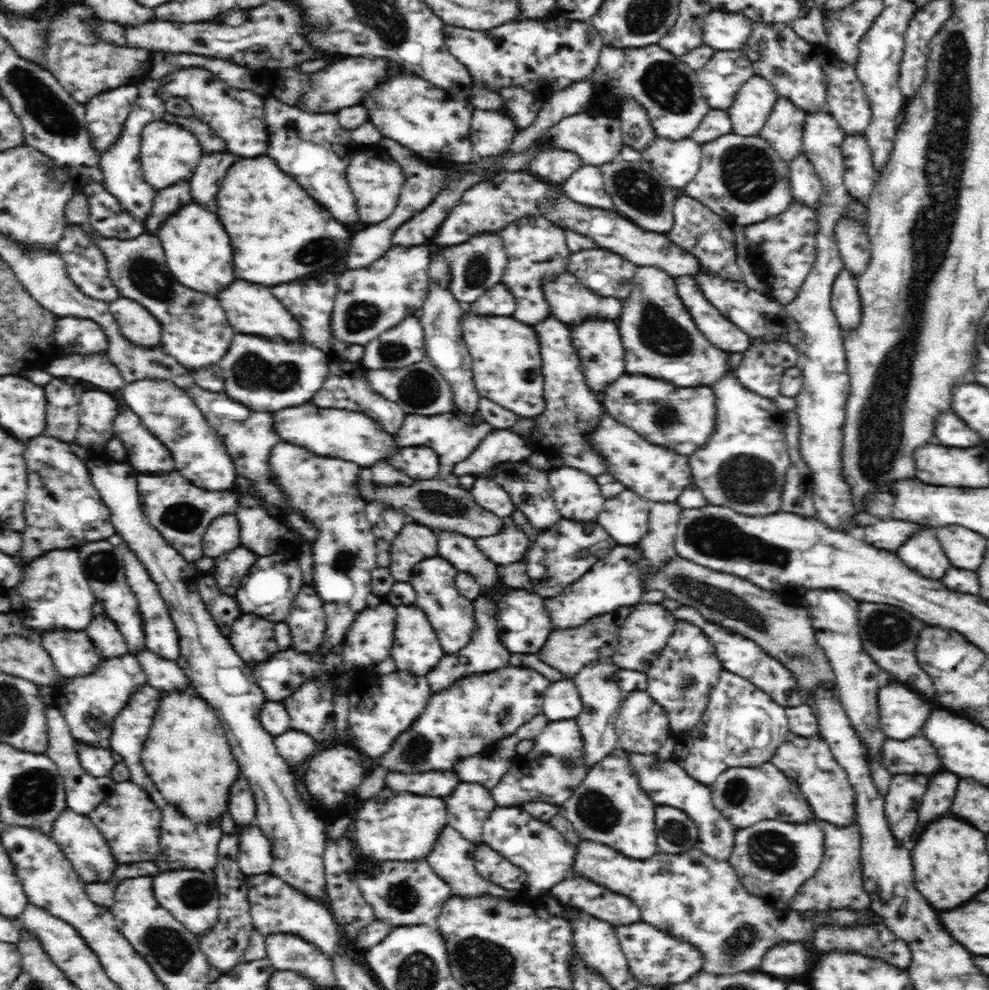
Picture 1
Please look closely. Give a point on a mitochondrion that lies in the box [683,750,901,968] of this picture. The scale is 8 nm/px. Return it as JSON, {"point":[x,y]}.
{"point":[772,850]}

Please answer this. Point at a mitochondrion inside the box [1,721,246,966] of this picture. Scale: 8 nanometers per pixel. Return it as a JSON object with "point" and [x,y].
{"point":[33,792]}

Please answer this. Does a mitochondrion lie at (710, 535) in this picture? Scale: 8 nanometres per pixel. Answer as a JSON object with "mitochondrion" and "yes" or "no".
{"mitochondrion":"yes"}

